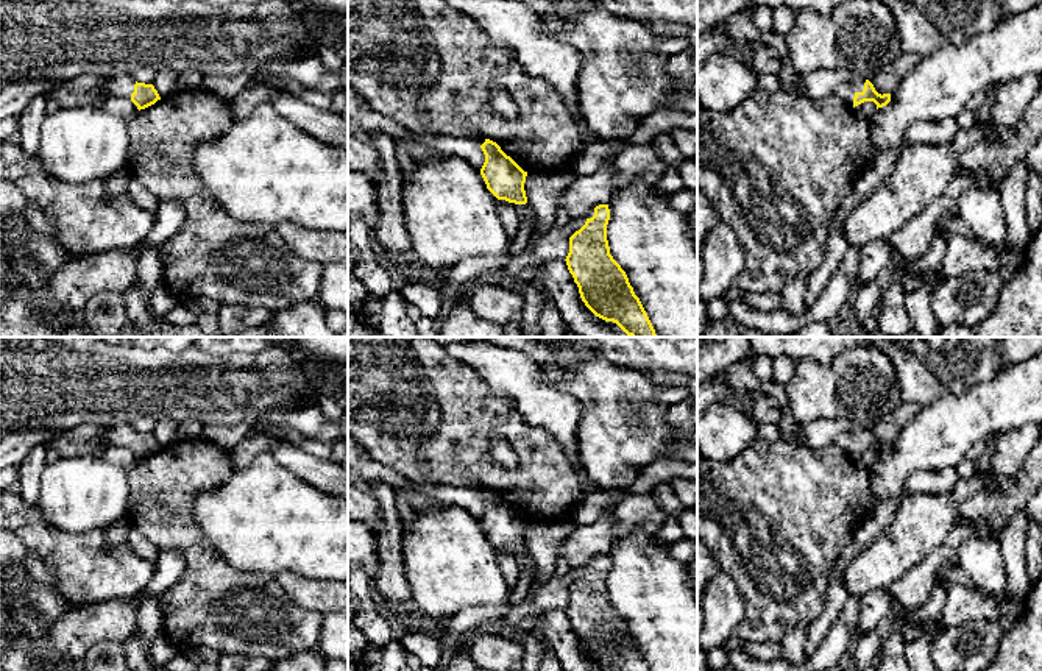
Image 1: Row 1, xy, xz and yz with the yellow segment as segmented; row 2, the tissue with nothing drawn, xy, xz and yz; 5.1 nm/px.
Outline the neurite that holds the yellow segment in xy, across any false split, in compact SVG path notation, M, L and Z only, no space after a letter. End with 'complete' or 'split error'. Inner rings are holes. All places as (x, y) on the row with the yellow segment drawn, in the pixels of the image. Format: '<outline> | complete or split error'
M114 75L101 84L106 95L129 98L137 109L145 109L161 100L153 84L137 83L131 75Z | split error

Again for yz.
M864 78L838 84L833 95L850 108L855 108L864 101L874 101L878 109L891 101L891 94L878 94L874 84Z | split error

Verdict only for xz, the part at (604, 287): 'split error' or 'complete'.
complete

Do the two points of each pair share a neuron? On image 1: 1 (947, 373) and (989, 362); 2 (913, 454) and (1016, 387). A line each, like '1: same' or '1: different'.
1: same
2: same

